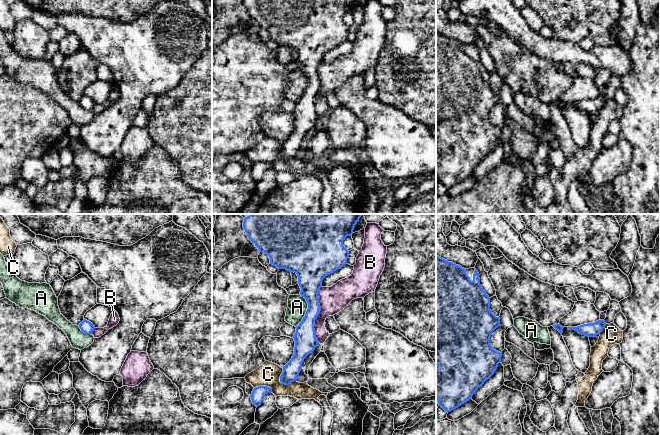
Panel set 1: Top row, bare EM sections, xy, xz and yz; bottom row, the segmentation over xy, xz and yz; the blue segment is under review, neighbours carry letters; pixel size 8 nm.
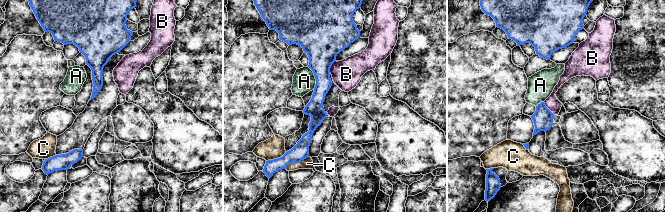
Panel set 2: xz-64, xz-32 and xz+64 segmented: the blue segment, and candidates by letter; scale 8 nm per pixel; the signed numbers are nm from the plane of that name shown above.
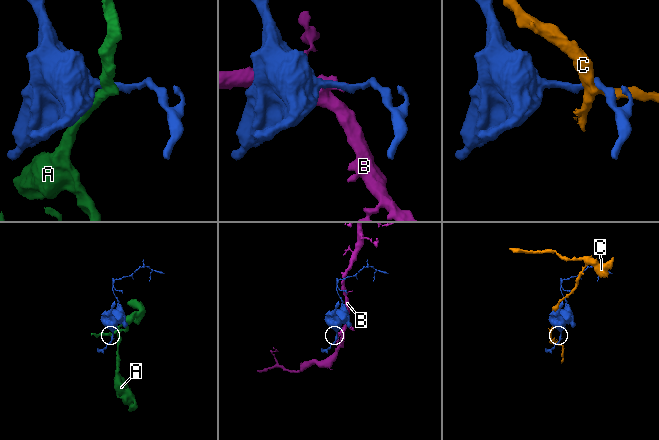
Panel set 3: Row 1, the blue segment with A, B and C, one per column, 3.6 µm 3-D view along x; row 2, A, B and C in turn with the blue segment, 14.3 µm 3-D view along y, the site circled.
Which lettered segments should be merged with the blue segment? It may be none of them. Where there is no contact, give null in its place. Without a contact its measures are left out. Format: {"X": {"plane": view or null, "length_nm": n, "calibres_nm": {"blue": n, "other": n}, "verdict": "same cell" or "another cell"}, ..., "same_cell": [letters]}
{"A": {"plane": "xz", "length_nm": 260, "calibres_nm": {"blue": 190, "other": 160}, "verdict": "another cell"}, "B": {"plane": "xz", "length_nm": 460, "calibres_nm": {"blue": 180, "other": 220}, "verdict": "another cell"}, "C": {"plane": "xz", "length_nm": 160, "calibres_nm": {"blue": 140, "other": 190}, "verdict": "another cell"}, "same_cell": []}

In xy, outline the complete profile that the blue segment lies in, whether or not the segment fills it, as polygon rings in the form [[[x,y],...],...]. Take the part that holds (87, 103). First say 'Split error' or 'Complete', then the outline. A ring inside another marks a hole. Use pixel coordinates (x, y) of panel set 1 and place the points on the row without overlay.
Complete. [[[83,96],[80,100],[79,100],[79,104],[81,105],[82,108],[84,108],[85,110],[92,110],[95,102],[87,97],[87,96]]]

